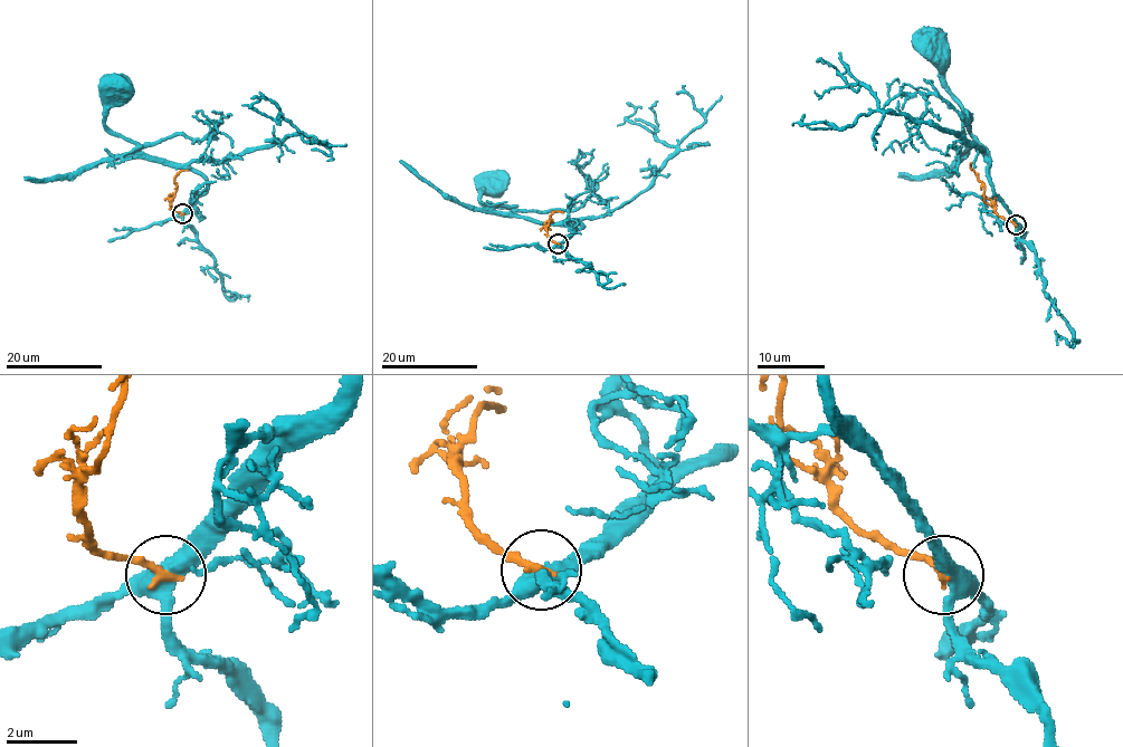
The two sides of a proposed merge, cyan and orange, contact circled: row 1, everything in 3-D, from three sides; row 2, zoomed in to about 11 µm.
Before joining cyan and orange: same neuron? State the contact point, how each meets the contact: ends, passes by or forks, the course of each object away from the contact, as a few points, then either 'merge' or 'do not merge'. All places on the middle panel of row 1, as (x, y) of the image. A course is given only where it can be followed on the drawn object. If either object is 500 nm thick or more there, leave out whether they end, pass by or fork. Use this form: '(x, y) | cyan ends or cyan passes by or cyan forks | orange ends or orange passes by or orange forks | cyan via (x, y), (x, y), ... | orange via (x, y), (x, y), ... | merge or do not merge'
(558, 243) | cyan forks | orange ends | cyan via (558, 243), (582, 227), (545, 223), (517, 217), (511, 209), (487, 207), (481, 197), (491, 184) | orange via (558, 243), (548, 236), (546, 224), (555, 211), (563, 212) | do not merge

